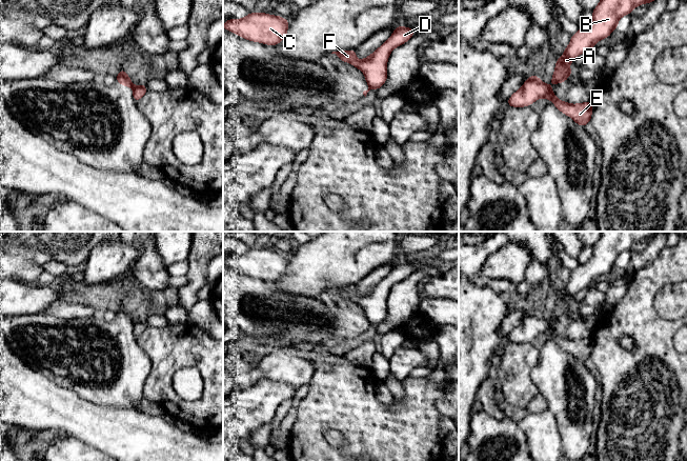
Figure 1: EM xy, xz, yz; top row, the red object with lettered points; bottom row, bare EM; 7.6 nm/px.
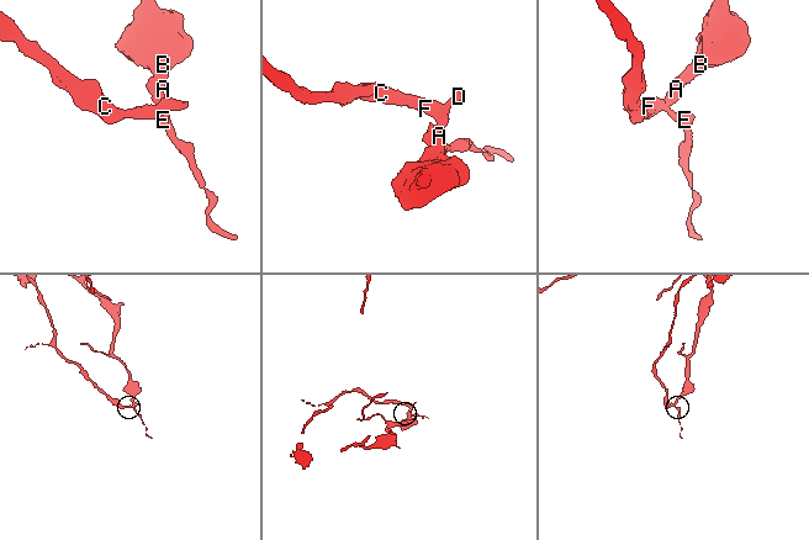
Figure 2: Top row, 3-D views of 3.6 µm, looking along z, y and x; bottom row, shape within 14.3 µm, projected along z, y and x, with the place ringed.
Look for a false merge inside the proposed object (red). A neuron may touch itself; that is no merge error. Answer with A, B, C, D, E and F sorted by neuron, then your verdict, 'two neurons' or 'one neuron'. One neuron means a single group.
groups A B / C D E F; two neurons

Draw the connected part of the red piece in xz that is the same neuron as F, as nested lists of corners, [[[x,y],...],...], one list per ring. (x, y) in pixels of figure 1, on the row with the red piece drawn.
[[[398,26],[392,35],[368,57],[359,60],[356,49],[332,52],[343,62],[348,62],[359,68],[365,76],[365,81],[370,88],[378,91],[387,80],[387,61],[390,53],[398,46],[406,43],[416,33],[411,27]]]

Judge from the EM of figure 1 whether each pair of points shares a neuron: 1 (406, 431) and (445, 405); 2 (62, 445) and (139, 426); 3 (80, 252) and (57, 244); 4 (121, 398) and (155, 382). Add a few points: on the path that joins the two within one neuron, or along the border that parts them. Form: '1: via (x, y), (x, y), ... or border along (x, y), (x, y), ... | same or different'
1: border along (446, 386), (436, 402), (441, 415) | different
2: border along (56, 435), (73, 436), (99, 449) | different
3: via (75, 247), (72, 244), (62, 244) | same
4: border along (150, 363), (150, 372), (144, 383), (143, 398) | different

